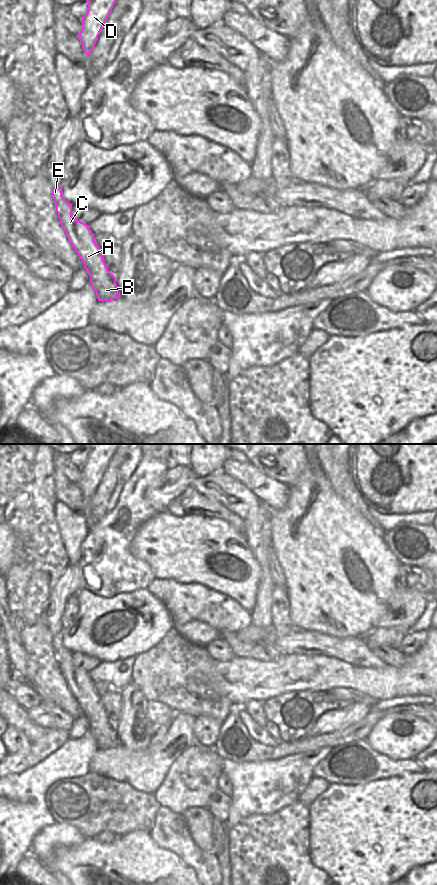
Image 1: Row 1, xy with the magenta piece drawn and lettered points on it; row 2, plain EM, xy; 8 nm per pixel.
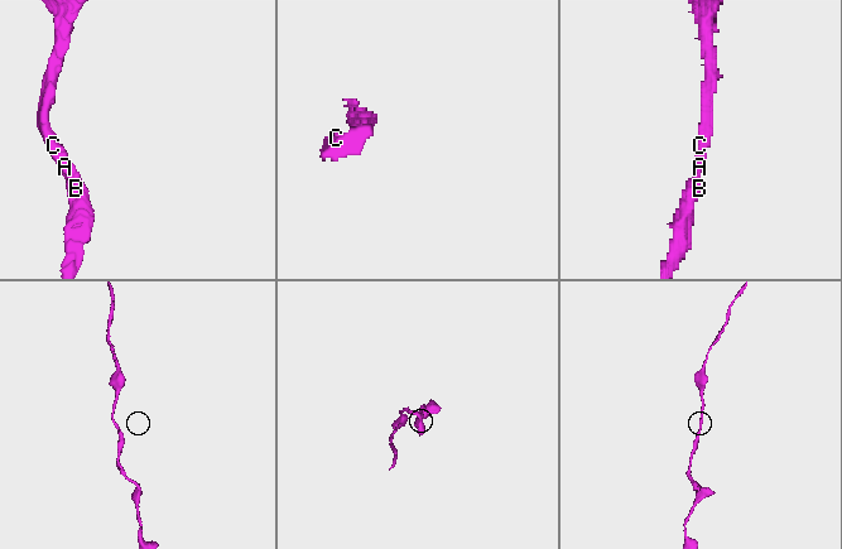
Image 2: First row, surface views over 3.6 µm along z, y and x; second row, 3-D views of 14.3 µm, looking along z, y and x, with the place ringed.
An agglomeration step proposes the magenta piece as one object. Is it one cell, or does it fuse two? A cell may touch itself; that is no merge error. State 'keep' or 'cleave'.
keep

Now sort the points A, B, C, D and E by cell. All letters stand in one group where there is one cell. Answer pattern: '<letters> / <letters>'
A B C D E

